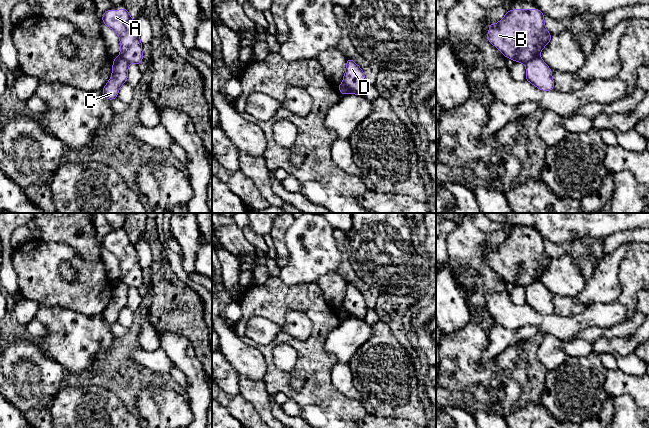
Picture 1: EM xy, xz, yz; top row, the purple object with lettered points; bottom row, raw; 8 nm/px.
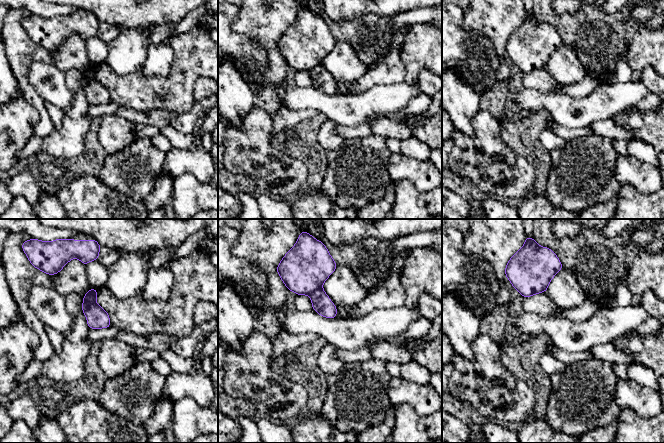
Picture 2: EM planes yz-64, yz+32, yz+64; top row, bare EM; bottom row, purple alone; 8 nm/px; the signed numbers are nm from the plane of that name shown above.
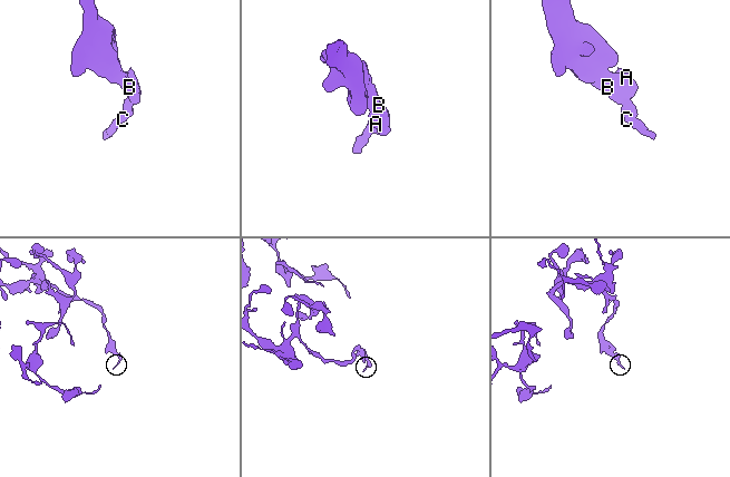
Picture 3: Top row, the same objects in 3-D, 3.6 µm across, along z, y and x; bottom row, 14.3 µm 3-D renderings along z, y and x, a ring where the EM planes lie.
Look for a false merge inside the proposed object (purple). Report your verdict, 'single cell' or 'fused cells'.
fused cells

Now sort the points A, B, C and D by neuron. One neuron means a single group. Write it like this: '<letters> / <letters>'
A B D / C

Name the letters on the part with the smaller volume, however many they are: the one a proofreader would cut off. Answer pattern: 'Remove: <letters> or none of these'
Remove: C

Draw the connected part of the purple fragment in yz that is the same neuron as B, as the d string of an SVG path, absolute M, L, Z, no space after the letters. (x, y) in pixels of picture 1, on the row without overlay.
M514 233L496 248L490 248L487 263L505 281L526 288L550 266L544 238L539 233Z

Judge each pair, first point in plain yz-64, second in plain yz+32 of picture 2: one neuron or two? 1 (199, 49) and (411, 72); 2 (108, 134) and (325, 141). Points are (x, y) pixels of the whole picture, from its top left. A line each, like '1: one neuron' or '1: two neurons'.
1: one neuron
2: one neuron

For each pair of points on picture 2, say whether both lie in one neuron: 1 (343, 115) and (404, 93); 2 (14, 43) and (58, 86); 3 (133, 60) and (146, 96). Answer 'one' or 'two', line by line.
1: one
2: two
3: two

